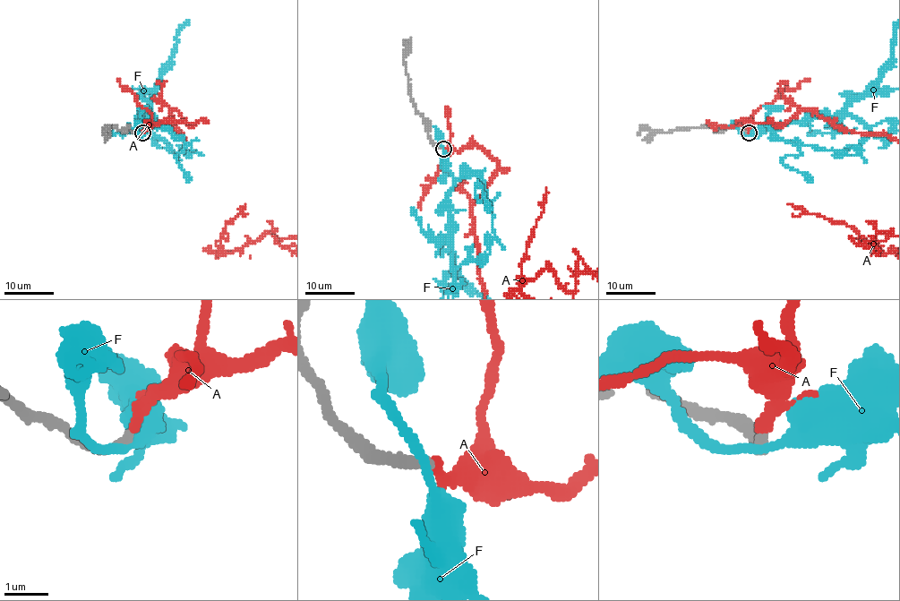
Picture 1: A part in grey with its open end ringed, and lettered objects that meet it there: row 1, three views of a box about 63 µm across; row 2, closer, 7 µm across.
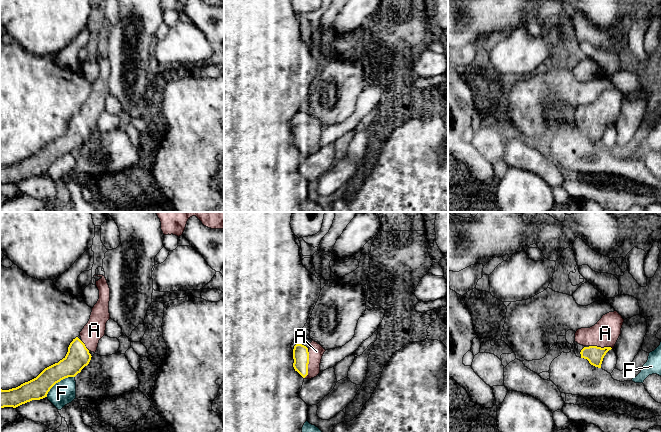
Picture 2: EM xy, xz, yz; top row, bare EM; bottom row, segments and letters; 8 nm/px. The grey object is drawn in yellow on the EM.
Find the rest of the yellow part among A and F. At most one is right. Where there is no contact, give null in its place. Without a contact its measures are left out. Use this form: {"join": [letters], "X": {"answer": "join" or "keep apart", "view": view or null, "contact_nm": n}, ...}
{"join": ["A"], "A": {"answer": "join", "view": "xz", "contact_nm": 220}, "F": {"answer": "keep apart", "view": "xy", "contact_nm": 280}}

